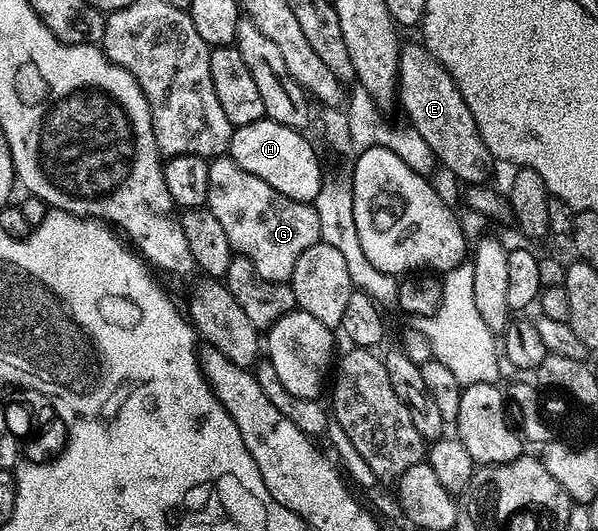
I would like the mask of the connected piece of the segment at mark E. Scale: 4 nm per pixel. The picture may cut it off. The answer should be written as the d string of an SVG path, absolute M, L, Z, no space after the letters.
M406 42L401 48L397 93L399 107L409 118L406 119L408 126L415 128L423 136L423 141L431 145L431 153L435 153L438 164L446 167L455 178L462 179L465 185L484 184L489 170L495 166L493 155L487 149L475 125L475 117L471 117L471 109L467 109L467 101L463 101L455 81L420 42Z

